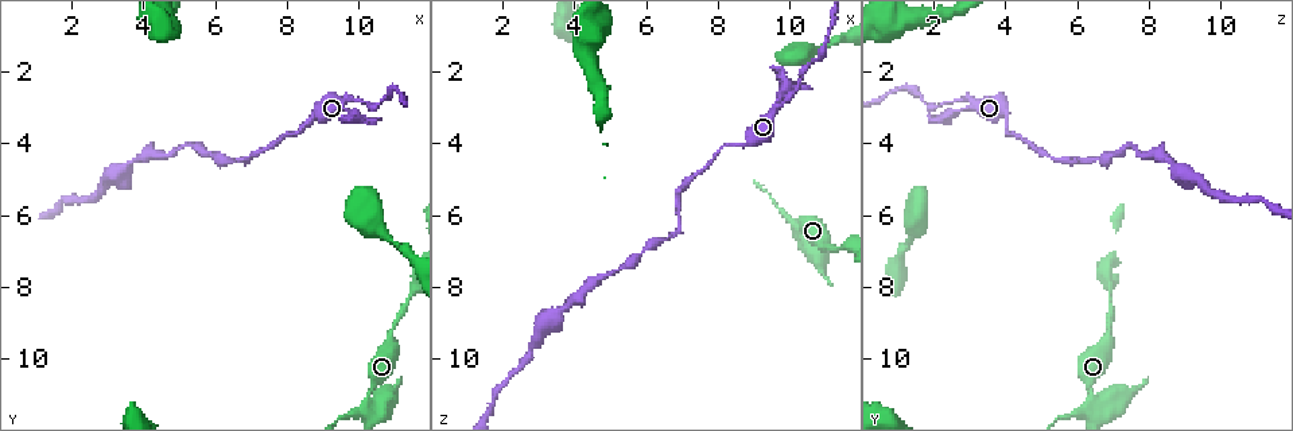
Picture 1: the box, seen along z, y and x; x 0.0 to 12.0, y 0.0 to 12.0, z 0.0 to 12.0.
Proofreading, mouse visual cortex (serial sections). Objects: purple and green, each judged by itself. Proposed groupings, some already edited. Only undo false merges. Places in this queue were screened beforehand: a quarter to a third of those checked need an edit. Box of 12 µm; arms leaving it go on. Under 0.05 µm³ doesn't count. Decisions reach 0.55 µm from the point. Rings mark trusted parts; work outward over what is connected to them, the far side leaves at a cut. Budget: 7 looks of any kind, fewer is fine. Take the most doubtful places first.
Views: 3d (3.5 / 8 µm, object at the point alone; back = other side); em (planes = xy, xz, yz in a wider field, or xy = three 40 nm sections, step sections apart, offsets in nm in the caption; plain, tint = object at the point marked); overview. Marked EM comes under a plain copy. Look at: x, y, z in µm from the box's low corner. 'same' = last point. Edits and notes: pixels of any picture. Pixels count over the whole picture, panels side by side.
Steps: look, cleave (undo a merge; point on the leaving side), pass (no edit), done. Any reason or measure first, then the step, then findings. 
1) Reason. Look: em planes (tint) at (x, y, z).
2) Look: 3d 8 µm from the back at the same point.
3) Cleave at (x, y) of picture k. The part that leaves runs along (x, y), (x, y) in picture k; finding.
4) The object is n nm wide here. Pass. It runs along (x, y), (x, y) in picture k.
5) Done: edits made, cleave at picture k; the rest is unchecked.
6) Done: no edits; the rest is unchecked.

Sharp bend. Look: 3d 3.5 µm from the back at (10.3, 11.2, 6.6).

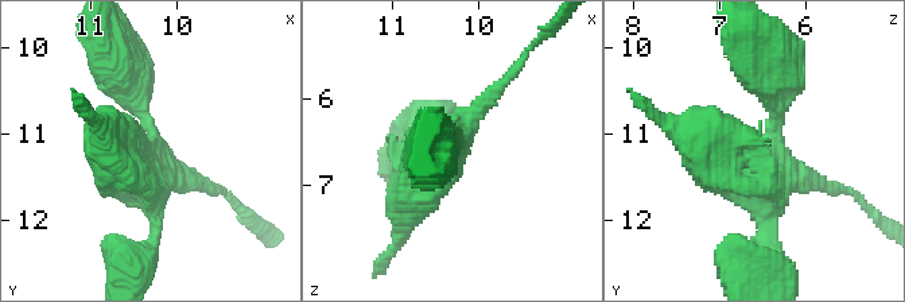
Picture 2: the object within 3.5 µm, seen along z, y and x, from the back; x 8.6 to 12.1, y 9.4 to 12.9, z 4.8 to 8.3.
Look: em xy step 5 (tint) at (10.35, 11.30, 6.50).

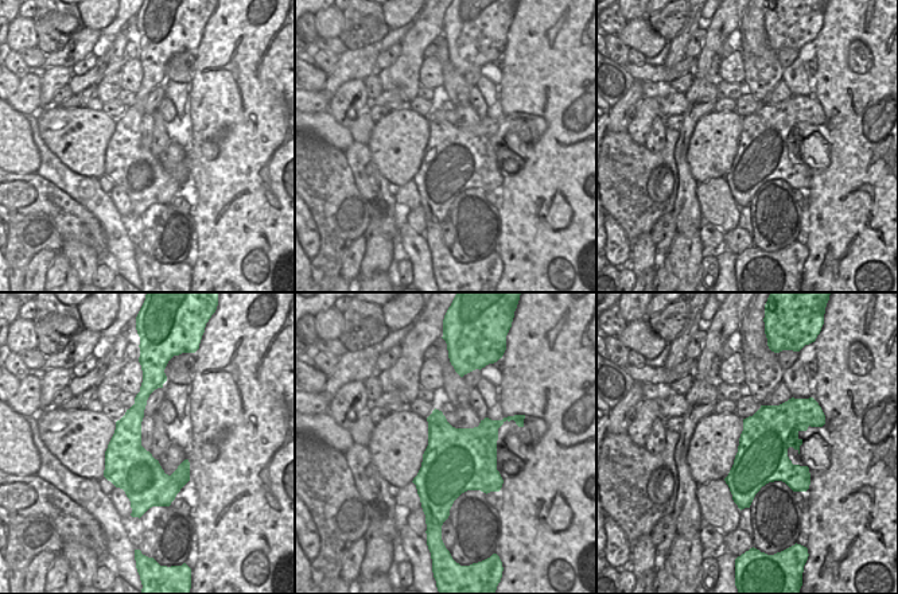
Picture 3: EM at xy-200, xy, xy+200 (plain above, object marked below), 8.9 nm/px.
Pass. It runs along (769, 65), (762, 155), (694, 135) in picture 2; continuous, no second cell.

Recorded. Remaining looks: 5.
Narrows sharply. Look: 3d 3.5 µm at (9.7, 3.0, 2.6).

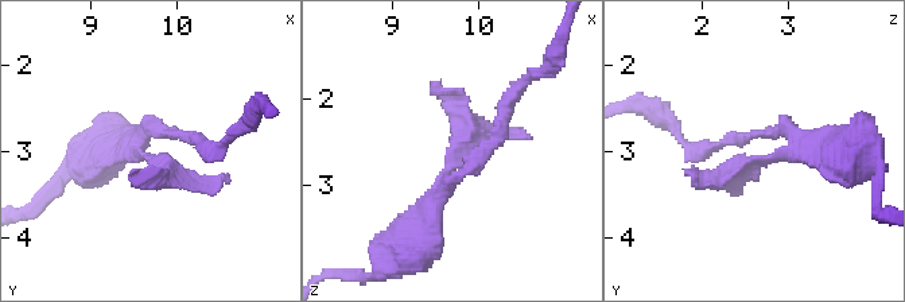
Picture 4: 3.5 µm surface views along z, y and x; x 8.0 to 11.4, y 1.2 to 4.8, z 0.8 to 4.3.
Now the EM. Look: em xy step 5 (tint) at (9.75, 3.10, 2.50).

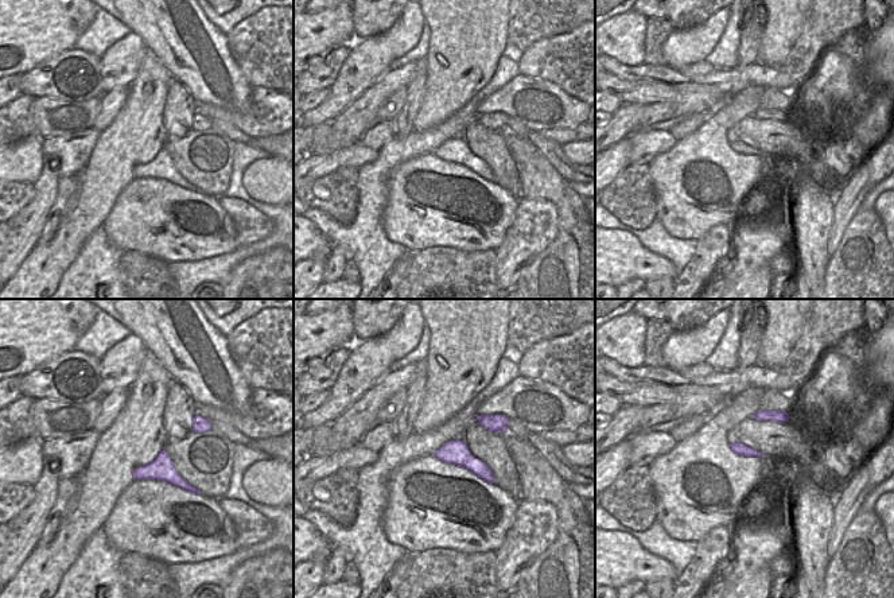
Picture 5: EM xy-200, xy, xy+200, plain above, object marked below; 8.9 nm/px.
Cleave at (730, 175) of picture 4. The part that leaves runs along (769, 159), (703, 184), (687, 171) in picture 4; two cells meet here.

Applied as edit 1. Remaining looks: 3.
Done: edits made, cleave at picture 4; the rest is unchecked.

